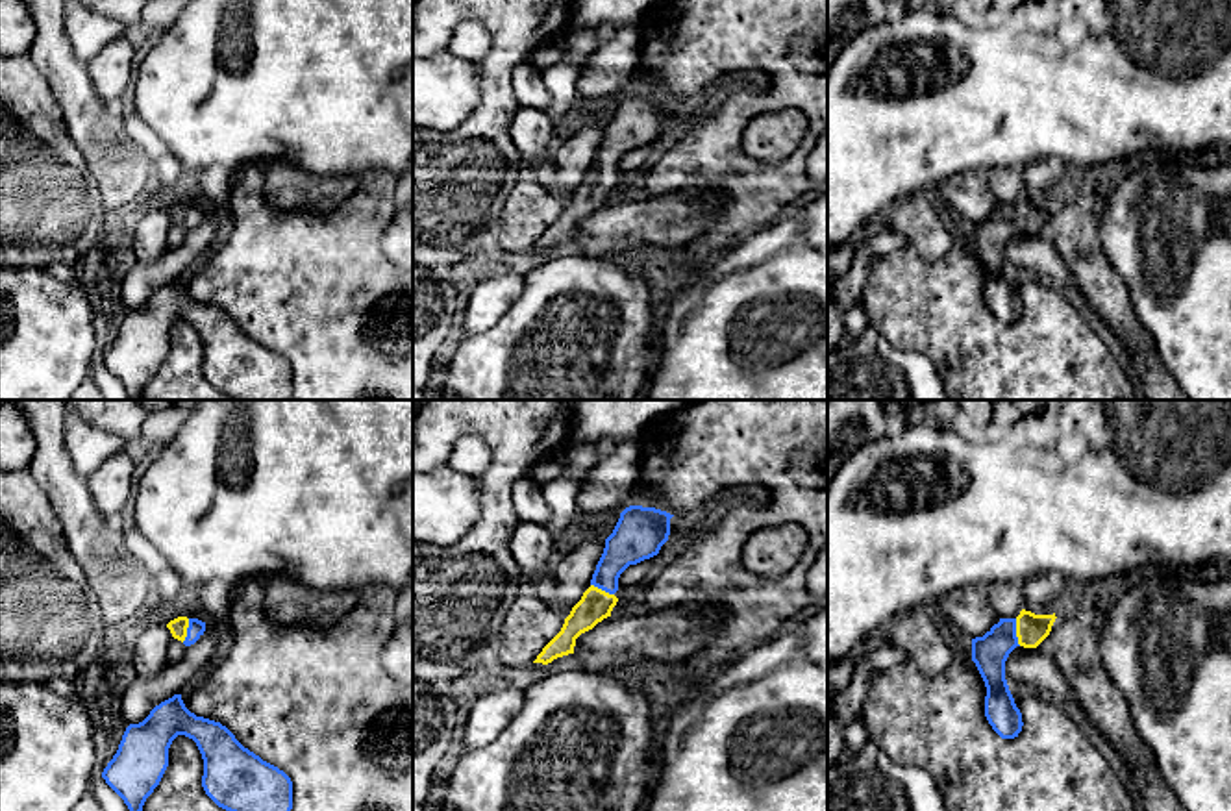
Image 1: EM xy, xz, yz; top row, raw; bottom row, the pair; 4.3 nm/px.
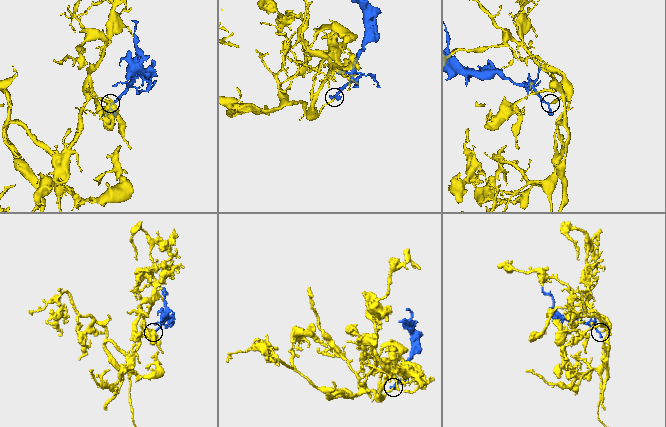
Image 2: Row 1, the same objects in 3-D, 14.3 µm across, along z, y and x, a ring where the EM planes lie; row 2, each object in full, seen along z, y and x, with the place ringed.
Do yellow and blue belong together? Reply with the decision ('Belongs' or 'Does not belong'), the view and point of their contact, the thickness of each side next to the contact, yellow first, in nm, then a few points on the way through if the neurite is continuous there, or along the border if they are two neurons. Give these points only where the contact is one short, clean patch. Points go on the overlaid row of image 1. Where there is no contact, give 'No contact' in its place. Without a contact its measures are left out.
Belongs. Touches yellow at yz (1017, 632). Thickness 140 nm (yellow) against 160 nm. Path across: yz (1032, 630), (1017, 632), (989, 652)

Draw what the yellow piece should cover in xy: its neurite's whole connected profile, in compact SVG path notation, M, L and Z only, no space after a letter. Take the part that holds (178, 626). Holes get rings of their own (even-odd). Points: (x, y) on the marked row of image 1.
M178 617L167 624L172 637L181 641L185 646L194 644L205 631L205 622L198 618Z

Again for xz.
M629 505L620 513L613 533L605 539L591 587L565 618L561 631L542 648L533 663L548 665L574 654L576 639L611 617L618 598L618 578L629 567L659 554L670 535L674 515L642 505Z

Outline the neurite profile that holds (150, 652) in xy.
M155 624L143 631L133 650L133 672L139 676L154 676L167 667L167 650L172 641L167 626Z

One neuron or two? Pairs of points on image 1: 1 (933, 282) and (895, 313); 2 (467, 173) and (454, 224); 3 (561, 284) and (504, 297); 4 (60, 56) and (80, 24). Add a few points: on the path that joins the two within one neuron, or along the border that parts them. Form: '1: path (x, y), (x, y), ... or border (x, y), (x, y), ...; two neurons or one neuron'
1: path (924, 291), (913, 302), (904, 304); one neuron
2: path (454, 186), (454, 212); one neuron
3: border (524, 276), (519, 299), (493, 326); two neurons
4: border (63, 19), (71, 50), (86, 65); two neurons

